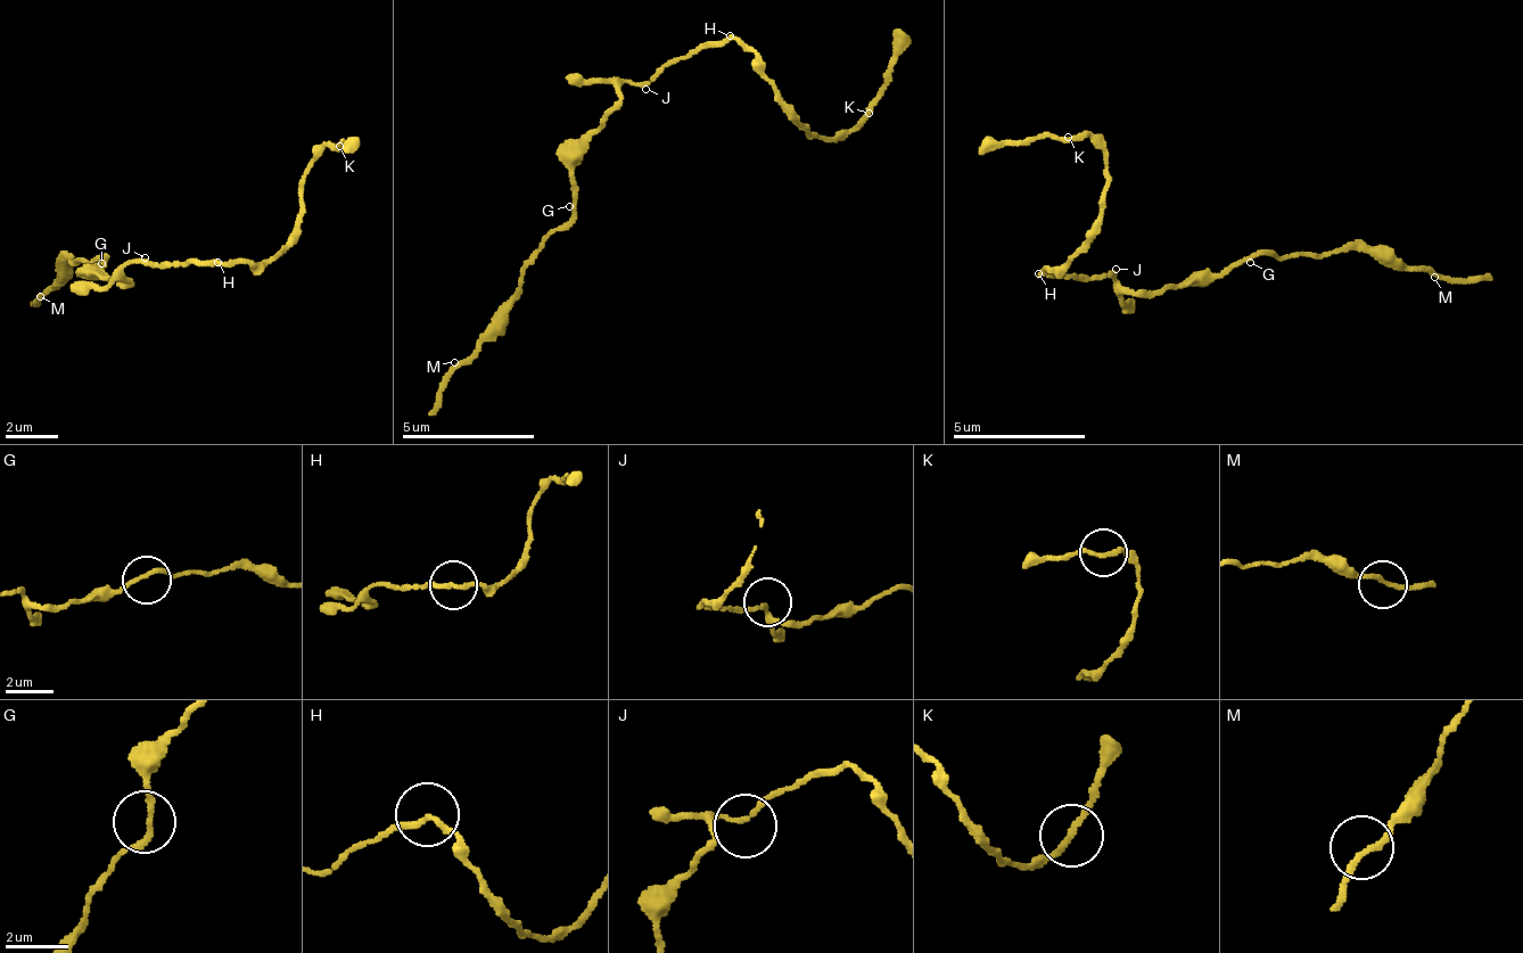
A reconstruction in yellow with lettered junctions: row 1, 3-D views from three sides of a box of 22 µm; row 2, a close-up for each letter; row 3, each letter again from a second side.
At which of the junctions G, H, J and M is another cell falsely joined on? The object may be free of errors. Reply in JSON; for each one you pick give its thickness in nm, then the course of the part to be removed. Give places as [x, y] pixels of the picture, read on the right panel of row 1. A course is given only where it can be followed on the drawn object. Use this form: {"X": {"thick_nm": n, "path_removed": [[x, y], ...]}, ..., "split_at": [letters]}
{"H": {"thick_nm": 190, "path_removed": [[1040, 272], [1076, 251], [1102, 207], [1106, 154], [1093, 139], [1038, 137], [980, 155]]}, "split_at": ["H"]}

